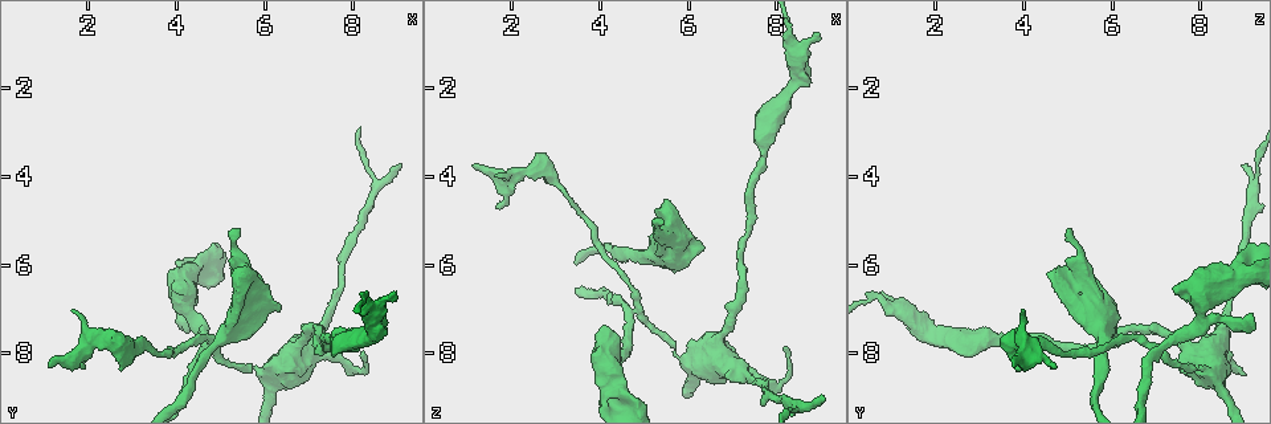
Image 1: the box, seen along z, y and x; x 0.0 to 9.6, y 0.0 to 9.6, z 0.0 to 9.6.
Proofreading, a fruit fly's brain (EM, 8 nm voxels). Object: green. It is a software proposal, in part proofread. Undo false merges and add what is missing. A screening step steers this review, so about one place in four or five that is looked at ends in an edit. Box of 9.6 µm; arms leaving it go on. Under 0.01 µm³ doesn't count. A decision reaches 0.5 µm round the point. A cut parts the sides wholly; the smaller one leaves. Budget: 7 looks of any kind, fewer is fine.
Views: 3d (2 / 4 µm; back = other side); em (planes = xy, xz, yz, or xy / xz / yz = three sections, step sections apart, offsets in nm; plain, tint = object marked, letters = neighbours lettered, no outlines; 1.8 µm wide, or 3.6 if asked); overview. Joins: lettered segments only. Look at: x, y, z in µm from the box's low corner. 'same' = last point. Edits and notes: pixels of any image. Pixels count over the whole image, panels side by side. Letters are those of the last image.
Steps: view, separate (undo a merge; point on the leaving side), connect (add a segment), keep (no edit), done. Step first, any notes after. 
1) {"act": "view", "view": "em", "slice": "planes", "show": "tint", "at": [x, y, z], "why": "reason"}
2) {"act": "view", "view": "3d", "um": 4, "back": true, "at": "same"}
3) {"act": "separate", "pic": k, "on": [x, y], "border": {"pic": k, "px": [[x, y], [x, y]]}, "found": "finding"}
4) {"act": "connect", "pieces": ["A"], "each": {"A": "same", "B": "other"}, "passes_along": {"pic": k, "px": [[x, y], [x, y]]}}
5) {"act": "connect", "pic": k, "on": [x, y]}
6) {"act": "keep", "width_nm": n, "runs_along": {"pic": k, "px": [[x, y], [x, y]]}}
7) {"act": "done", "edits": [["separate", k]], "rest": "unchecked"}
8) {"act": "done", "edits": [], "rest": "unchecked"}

{"act": "view", "view": "3d", "um": 4, "at": [8.95, 6.60, 0.70], "why": "an open end"}

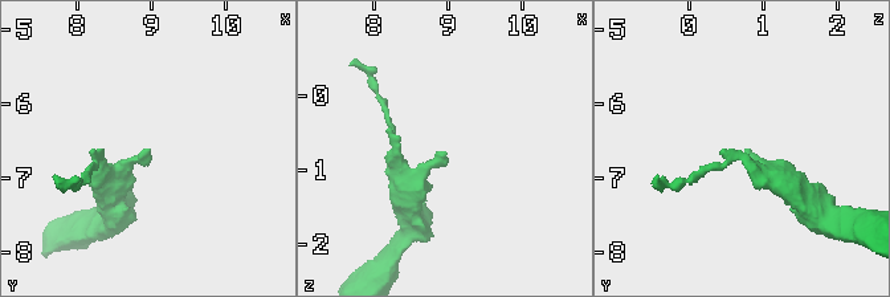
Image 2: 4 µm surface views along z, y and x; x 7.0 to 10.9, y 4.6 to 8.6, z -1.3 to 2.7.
{"act": "view", "view": "em", "um": 3.6, "slice": "planes", "show": "letters", "at": [8.90, 6.65, 0.75]}

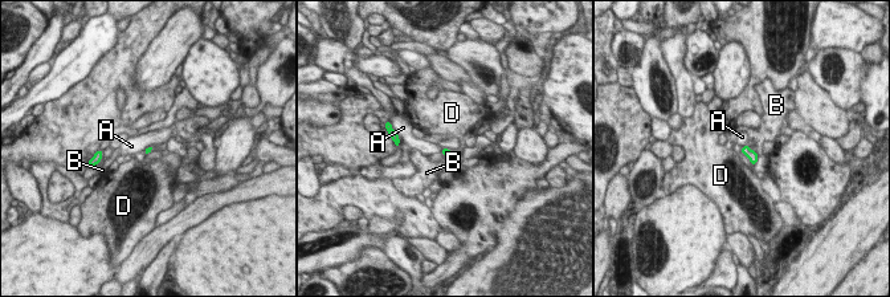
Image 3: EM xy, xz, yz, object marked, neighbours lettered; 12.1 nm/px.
{"act": "keep", "each": {"A": "other", "B": "other", "D": "other"}, "border": {"pic": 3, "px": [[152, 145], [143, 150]]}, "found": "none of them fits"}

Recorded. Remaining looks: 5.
{"act": "view", "view": "3d", "um": 4, "at": [6.65, 8.00, 7.90], "why": "thick turns thin"}

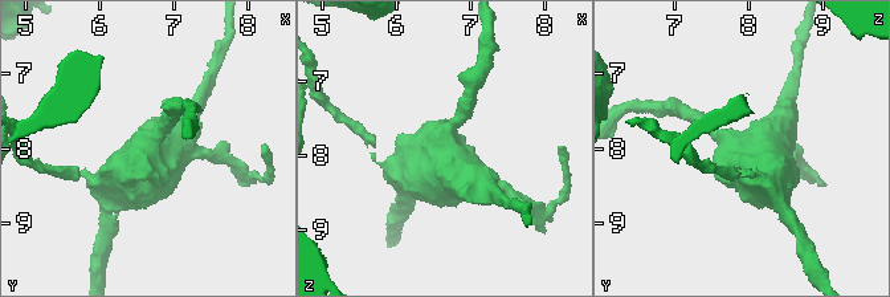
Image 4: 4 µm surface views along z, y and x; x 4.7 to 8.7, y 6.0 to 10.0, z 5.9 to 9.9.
{"act": "view", "view": "em", "slice": "planes", "show": "letters", "at": [6.65, 8.05, 7.85]}

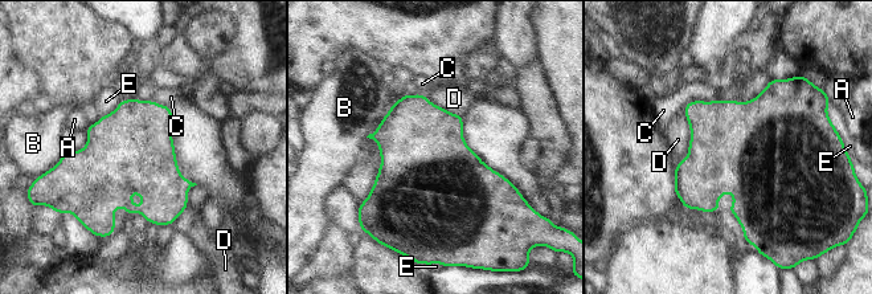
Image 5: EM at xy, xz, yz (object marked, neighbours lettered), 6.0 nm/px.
{"act": "keep", "each": {"A": "other", "B": "other", "C": "other", "D": "other", "E": "other"}, "border": {"pic": 5, "px": [[683, 110], [690, 143], [675, 166]]}, "found": "continuous, no second cell"}

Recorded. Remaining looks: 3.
{"act": "view", "view": "em", "slice": "planes", "show": "letters", "at": [4.85, 7.95, 7.05], "why": "sharp bend"}

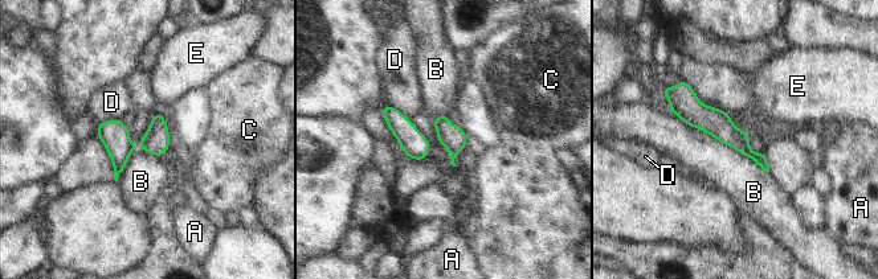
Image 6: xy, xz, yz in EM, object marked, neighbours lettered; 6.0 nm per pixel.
{"act": "keep", "longest_contact_nm": ["B", 500], "each": {"A": "other", "B": "other", "C": "other", "D": "other", "E": "other"}, "runs_along": {"pic": 6, "px": [[673, 98], [714, 120], [766, 167]]}, "found": "all the same cell"}

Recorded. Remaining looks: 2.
{"act": "done", "edits": [], "rest": "unchecked"}

